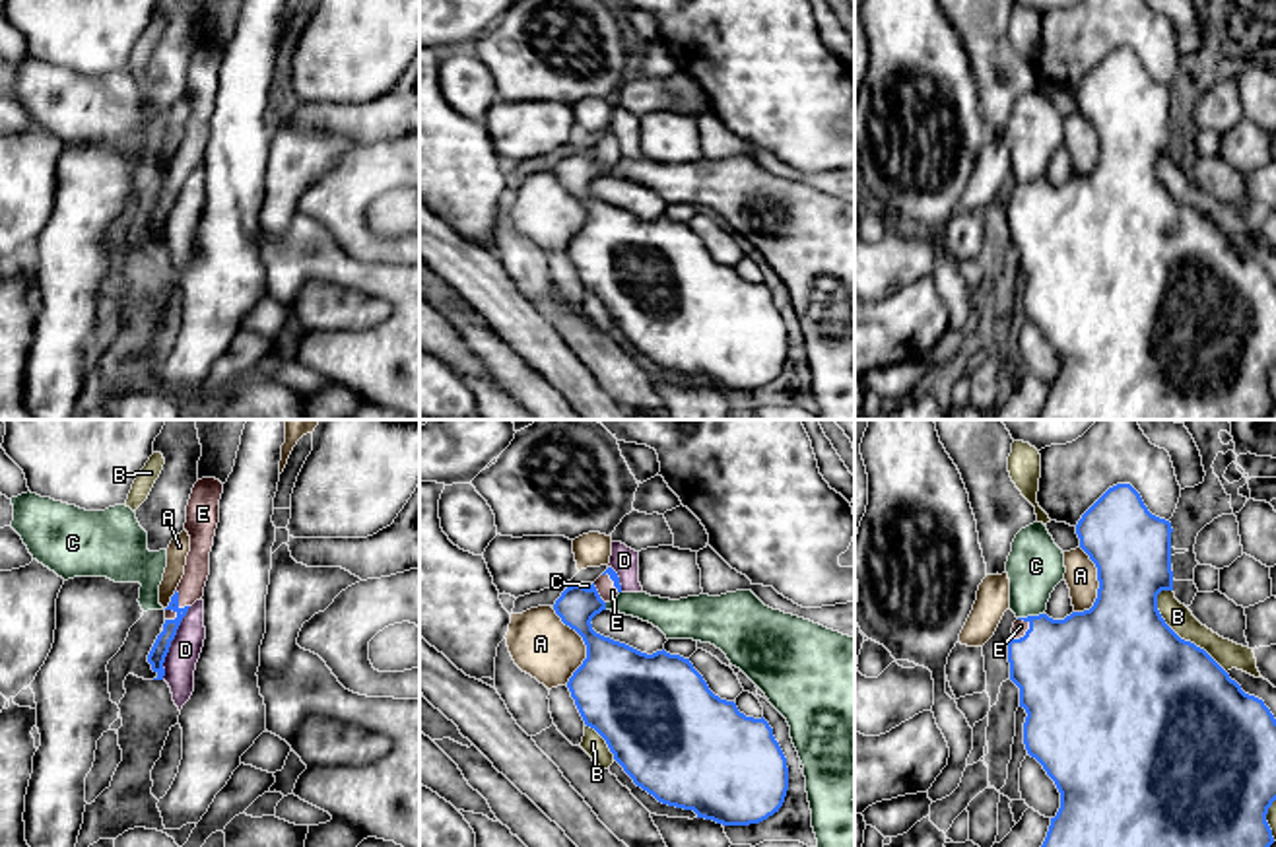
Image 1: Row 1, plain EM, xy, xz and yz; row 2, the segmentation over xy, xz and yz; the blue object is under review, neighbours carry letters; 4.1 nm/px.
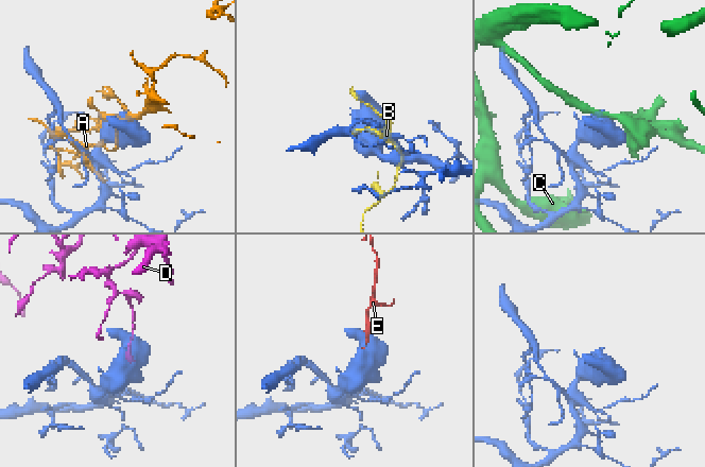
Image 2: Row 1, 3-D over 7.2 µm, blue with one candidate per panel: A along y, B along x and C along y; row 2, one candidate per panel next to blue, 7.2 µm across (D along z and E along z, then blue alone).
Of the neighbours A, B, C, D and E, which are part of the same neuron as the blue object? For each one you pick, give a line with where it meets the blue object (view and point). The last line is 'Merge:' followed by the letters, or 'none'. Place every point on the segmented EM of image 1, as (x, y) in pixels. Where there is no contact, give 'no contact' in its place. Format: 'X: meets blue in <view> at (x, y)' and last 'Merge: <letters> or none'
E: meets blue in yz at (1024, 636)
Merge: E

